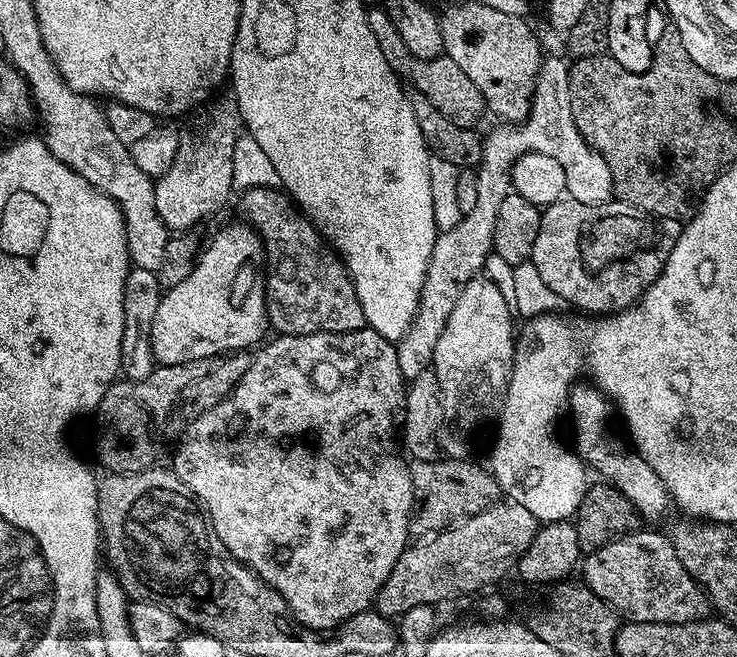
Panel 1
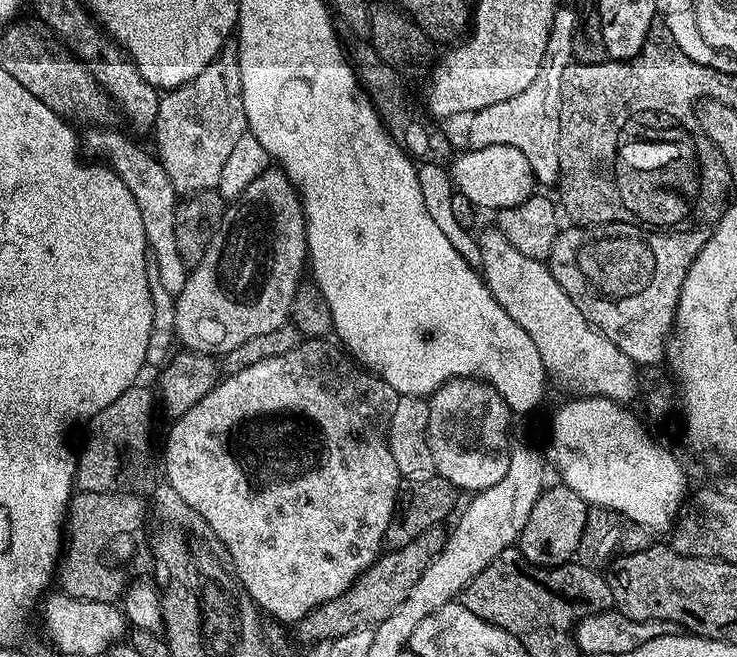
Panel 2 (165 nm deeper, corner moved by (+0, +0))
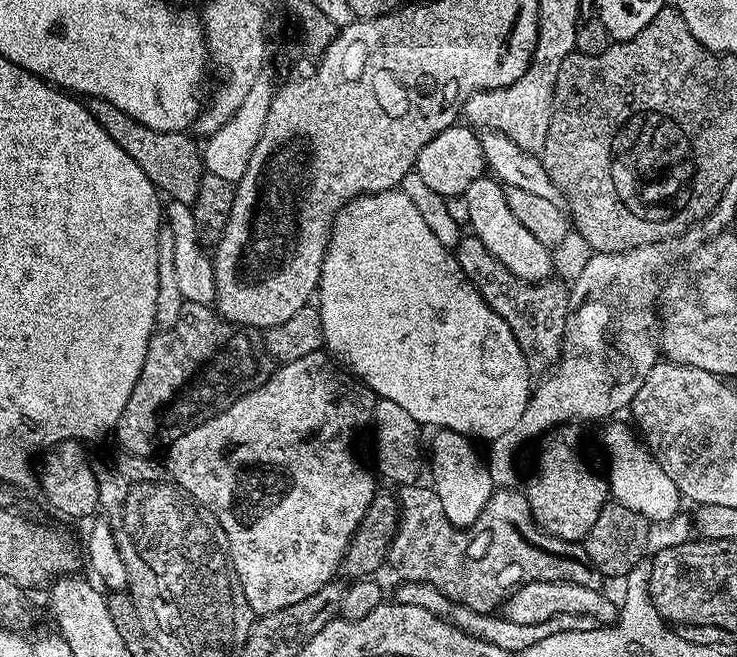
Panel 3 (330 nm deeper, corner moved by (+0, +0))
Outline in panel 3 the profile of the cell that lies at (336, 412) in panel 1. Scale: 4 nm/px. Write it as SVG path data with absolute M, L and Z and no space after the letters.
M321 350L314 354L306 354L306 358L285 360L269 380L261 379L244 396L240 396L223 412L214 414L201 424L195 424L186 434L167 445L168 461L166 467L172 476L198 501L222 526L228 543L228 557L232 560L234 570L240 579L242 594L246 594L246 602L251 606L257 617L270 614L274 610L286 610L286 606L294 606L294 602L302 602L302 598L310 598L310 594L318 594L322 586L333 583L340 572L340 563L348 549L354 530L358 530L358 522L362 522L362 514L370 506L370 502L378 491L377 477L371 467L364 468L362 461L356 457L352 449L352 439L356 431L365 424L371 425L372 415L378 399L375 392L367 384L361 382L351 371L345 370L327 351Z

